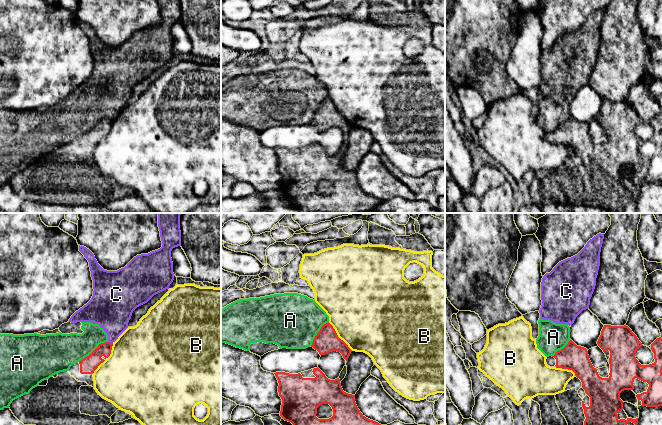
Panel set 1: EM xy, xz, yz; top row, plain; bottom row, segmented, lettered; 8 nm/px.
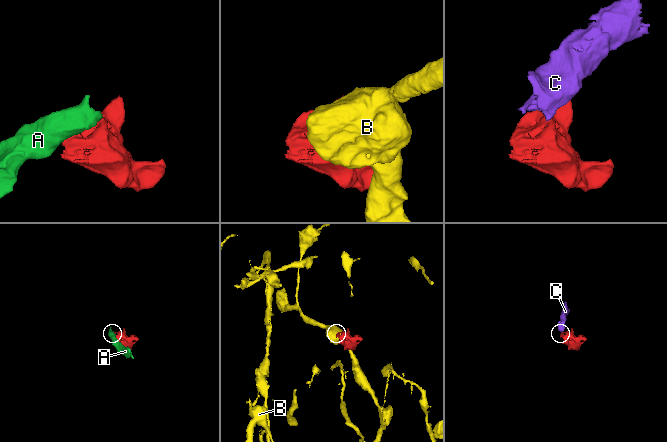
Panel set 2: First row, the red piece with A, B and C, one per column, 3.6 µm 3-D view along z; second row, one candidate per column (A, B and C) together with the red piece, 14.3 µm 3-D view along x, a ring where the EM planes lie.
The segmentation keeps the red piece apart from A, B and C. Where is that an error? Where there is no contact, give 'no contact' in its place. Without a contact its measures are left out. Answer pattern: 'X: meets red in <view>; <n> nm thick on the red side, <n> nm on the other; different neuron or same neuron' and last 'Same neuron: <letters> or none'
A: meets red in xy; 140 nm thick on the red side, 280 nm on the other; different neuron
B: meets red in xz; 190 nm thick on the red side, 480 nm on the other; different neuron
C: meets red in xy; 140 nm thick on the red side, 300 nm on the other; different neuron
Same neuron: none

